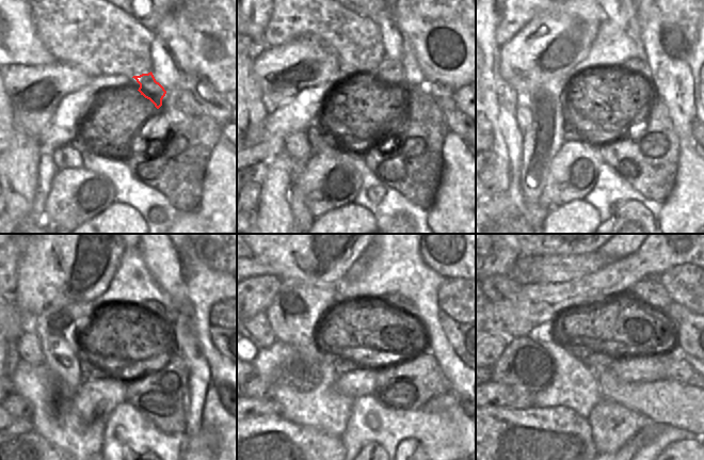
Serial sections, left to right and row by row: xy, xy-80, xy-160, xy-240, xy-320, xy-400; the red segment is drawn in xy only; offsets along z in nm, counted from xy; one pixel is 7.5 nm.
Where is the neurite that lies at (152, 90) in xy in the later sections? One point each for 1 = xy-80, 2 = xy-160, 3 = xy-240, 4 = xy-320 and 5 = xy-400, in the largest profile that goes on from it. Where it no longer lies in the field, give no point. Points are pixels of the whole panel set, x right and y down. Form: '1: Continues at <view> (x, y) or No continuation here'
1: Continues at xy-80 (389, 73)
2: Continues at xy-160 (634, 66)
3: Continues at xy-240 (168, 312)
4: Continues at xy-320 (396, 301)
5: Continues at xy-400 (650, 294).

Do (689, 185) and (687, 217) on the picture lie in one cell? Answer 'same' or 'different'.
same

